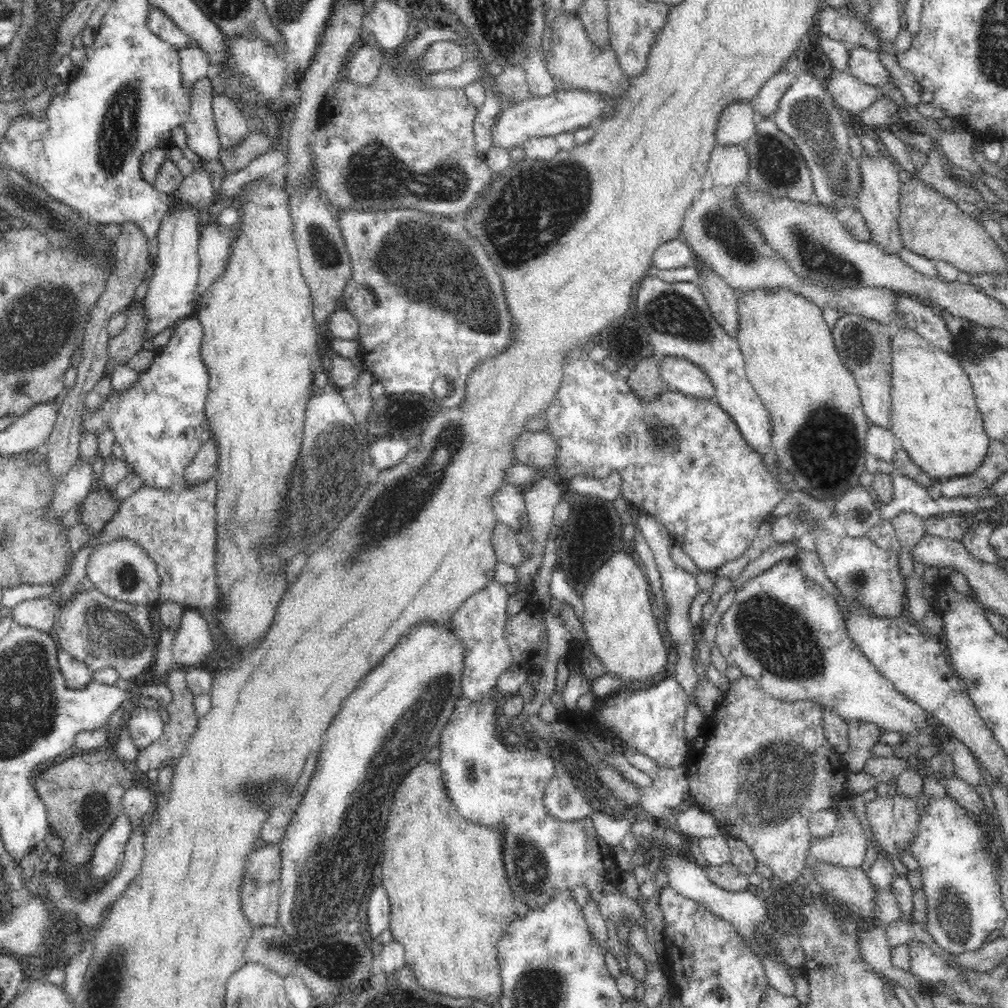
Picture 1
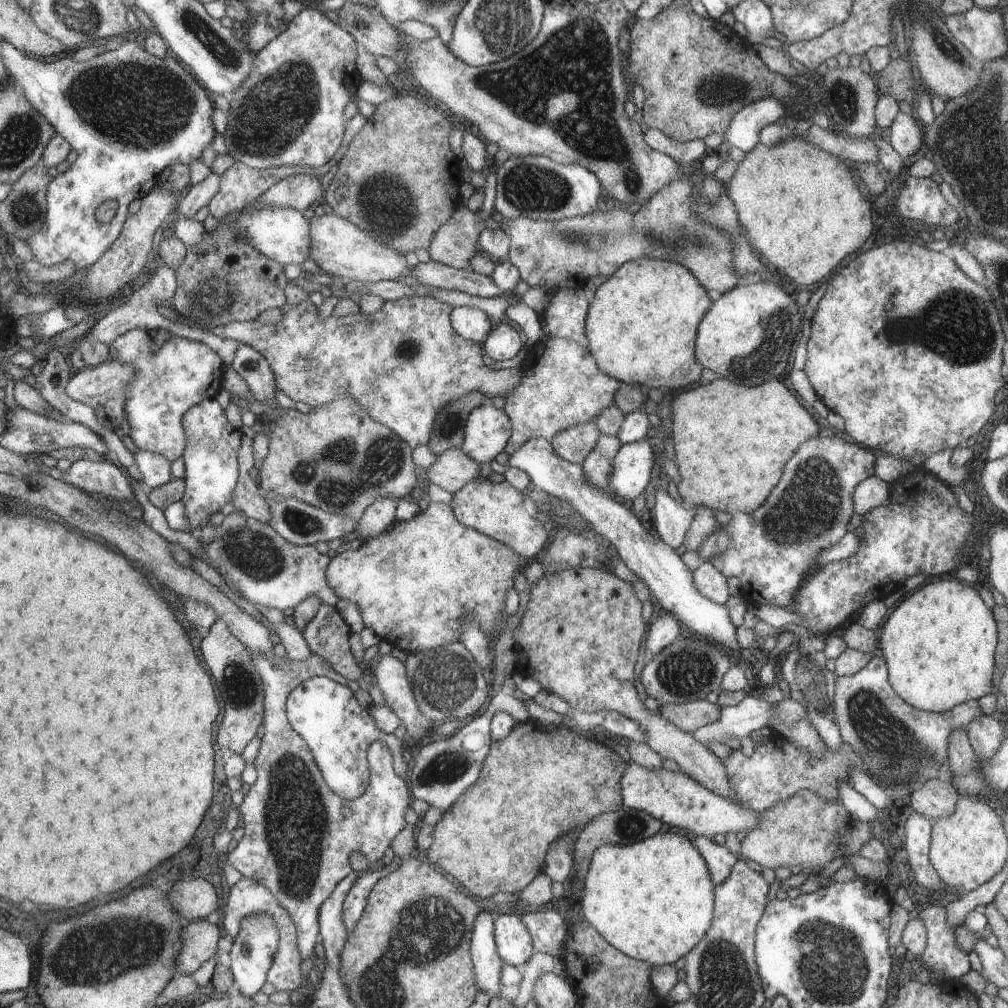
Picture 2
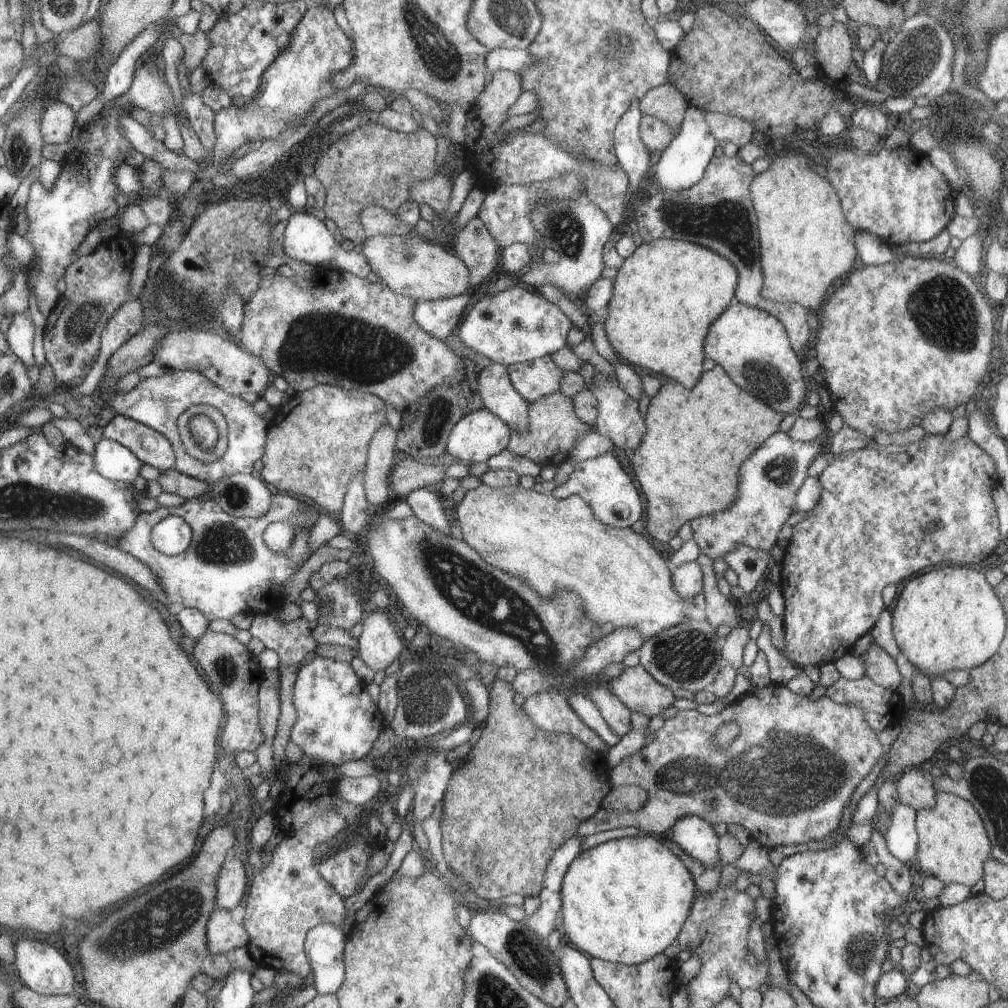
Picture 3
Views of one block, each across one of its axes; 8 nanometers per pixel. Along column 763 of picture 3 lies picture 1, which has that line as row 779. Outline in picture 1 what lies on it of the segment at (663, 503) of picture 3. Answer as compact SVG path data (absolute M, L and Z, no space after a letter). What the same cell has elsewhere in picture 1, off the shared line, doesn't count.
M424 758L401 778L400 784L397 784L396 790L393 792L391 809L382 842L384 856L382 856L382 880L380 883L386 889L391 905L389 930L394 934L394 942L400 942L404 946L405 964L413 969L417 984L422 985L424 989L434 990L440 994L450 995L450 997L480 999L480 1001L486 1001L486 1005L491 1007L494 1004L499 1004L502 984L500 964L497 963L497 956L495 955L496 945L497 941L500 940L501 933L516 919L516 899L512 894L510 882L508 882L506 869L504 869L503 843L503 828L490 828L488 825L472 823L472 820L460 815L456 809L456 804L452 803L452 798L448 795L446 781L444 781L442 771L440 771L440 763L429 762Z

